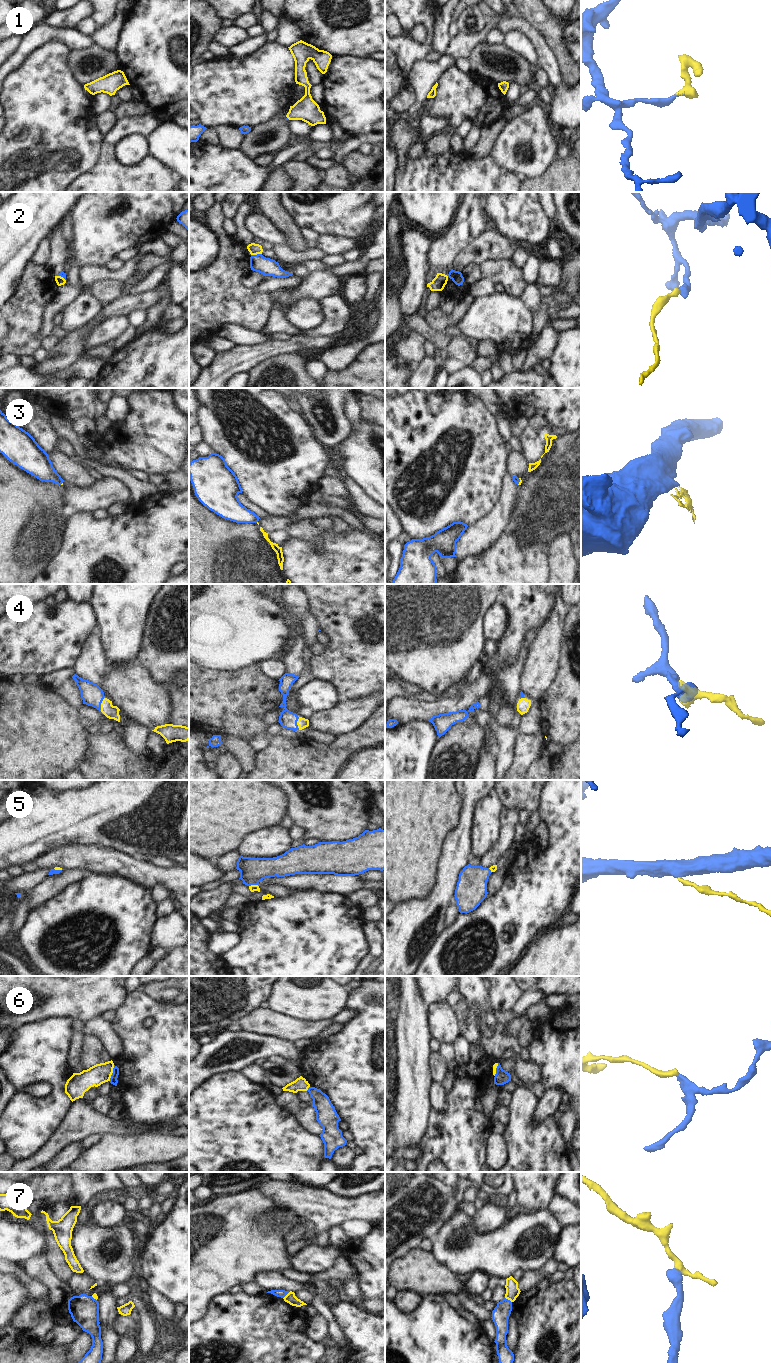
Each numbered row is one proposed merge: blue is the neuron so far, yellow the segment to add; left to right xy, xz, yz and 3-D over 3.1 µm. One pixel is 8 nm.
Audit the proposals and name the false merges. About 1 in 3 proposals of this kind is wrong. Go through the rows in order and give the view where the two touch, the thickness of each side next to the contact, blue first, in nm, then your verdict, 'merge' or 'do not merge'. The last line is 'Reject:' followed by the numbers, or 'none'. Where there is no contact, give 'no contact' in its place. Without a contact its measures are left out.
1: no contact | merge
2: xz | 140/90 nm | do not merge
3: yz | 50/20 nm | do not merge
4: xz | 140/90 nm | merge
5: xz | 200/50 nm | merge
6: xy | 60/160 nm | do not merge
7: yz | 140/110 nm | do not merge
Reject: 2, 3, 6, 7

